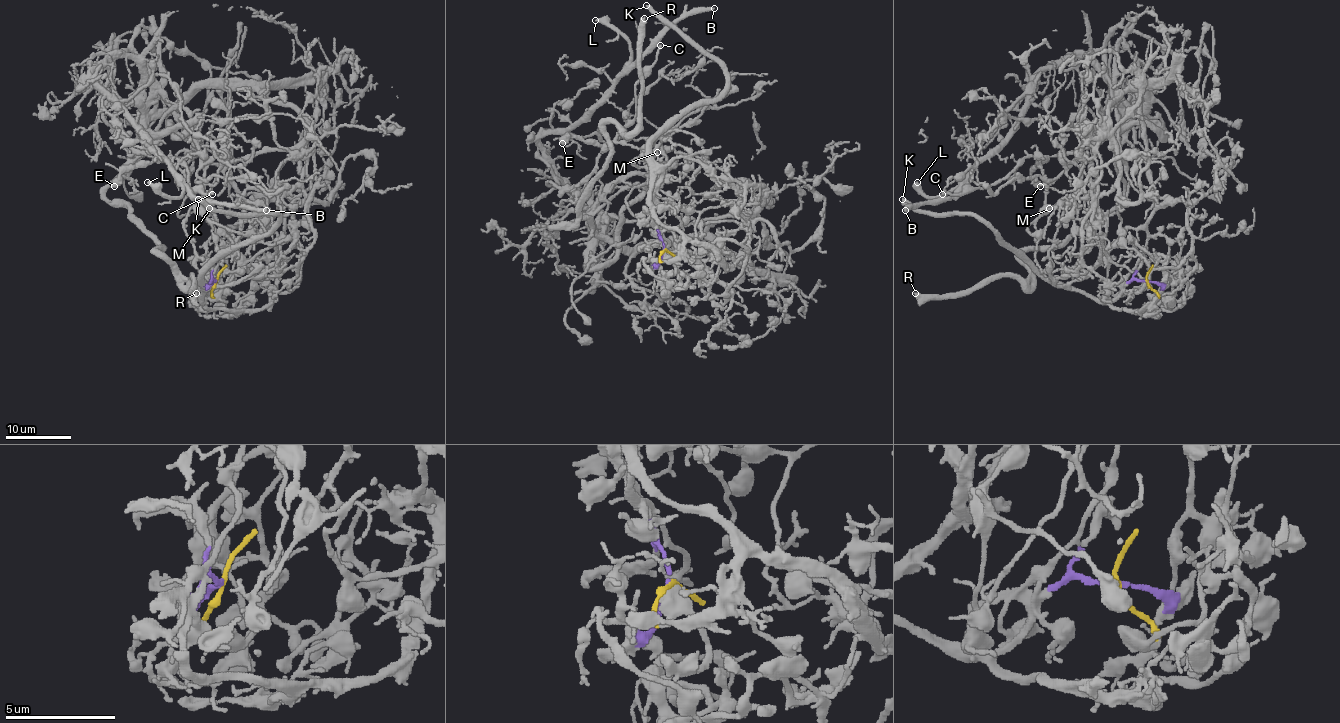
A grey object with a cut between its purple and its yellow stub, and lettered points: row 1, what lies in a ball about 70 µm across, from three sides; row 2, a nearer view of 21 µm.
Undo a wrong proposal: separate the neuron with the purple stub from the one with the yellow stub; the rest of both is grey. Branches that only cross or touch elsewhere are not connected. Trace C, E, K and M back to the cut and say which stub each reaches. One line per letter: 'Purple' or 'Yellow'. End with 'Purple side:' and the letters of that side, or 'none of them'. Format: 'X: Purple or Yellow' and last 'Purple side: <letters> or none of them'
C: Yellow
E: Yellow
K: Purple
M: Yellow
Purple side: K

